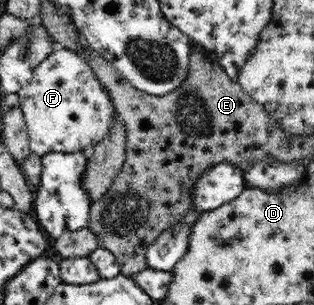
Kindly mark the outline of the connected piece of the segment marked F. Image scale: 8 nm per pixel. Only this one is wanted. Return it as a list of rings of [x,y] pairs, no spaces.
[[[62,46],[55,47],[55,50],[33,69],[32,79],[16,93],[20,100],[18,106],[26,120],[30,149],[40,157],[47,152],[79,150],[89,153],[91,148],[108,133],[110,117],[116,112],[110,95],[105,94],[102,82],[97,78],[87,59]]]

